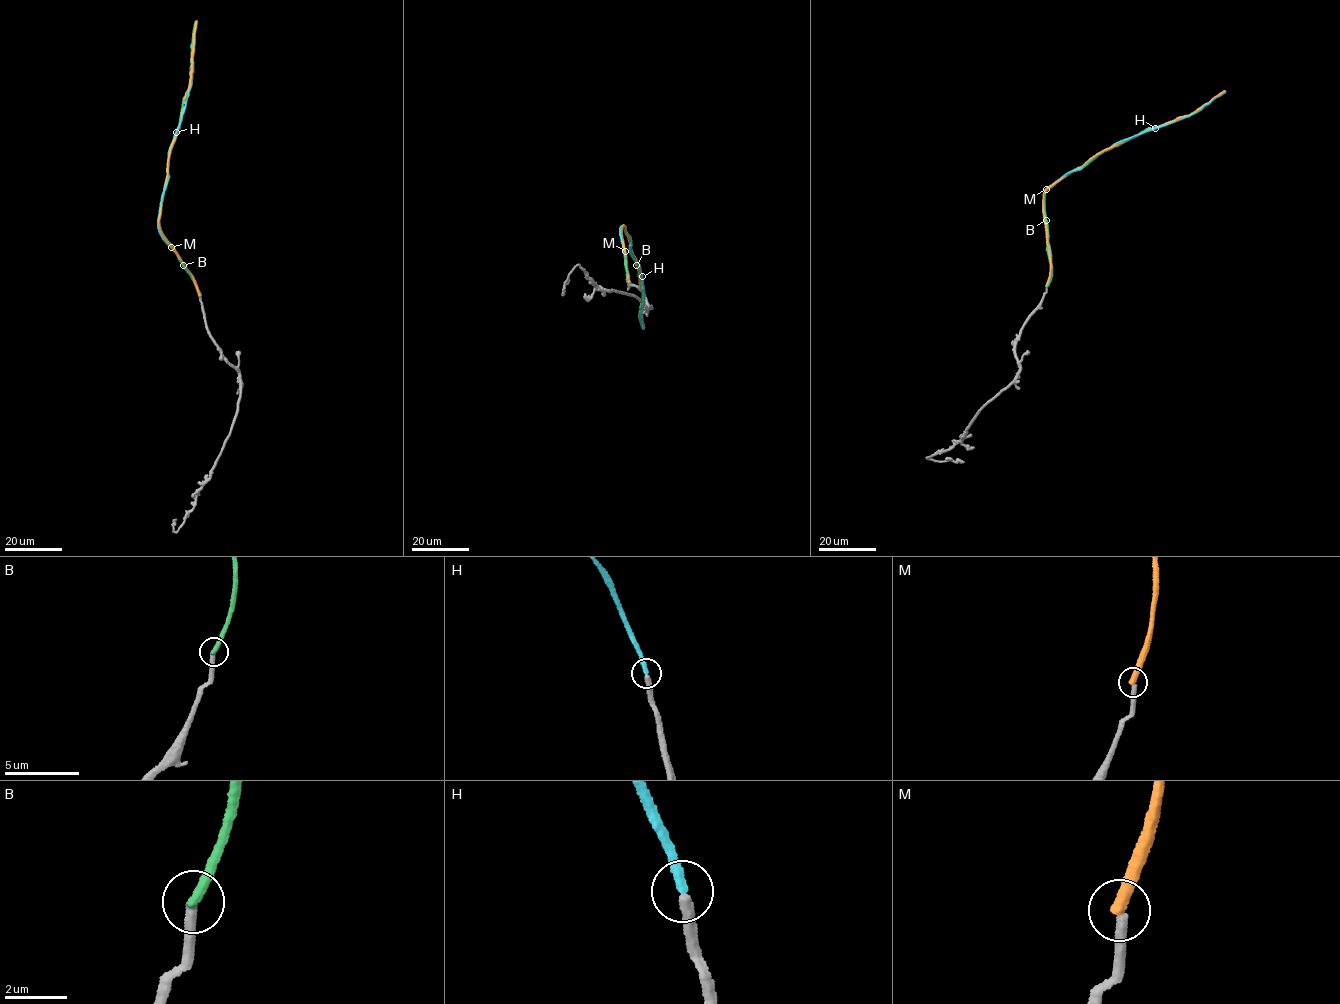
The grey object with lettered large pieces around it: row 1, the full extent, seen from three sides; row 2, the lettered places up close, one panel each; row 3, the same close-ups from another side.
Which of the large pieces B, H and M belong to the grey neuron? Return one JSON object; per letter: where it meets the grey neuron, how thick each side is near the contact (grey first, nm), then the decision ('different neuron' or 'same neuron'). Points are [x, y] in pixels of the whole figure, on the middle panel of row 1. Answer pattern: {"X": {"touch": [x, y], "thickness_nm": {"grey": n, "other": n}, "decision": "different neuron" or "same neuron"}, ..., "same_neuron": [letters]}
{"B": {"touch": [629, 282], "thickness_nm": {"grey": 360, "other": 380}, "decision": "different neuron"}, "H": {"touch": [629, 282], "thickness_nm": {"grey": 360, "other": 320}, "decision": "same neuron"}, "M": {"touch": [629, 281], "thickness_nm": {"grey": 360, "other": 400}, "decision": "different neuron"}, "same_neuron": ["H"]}

